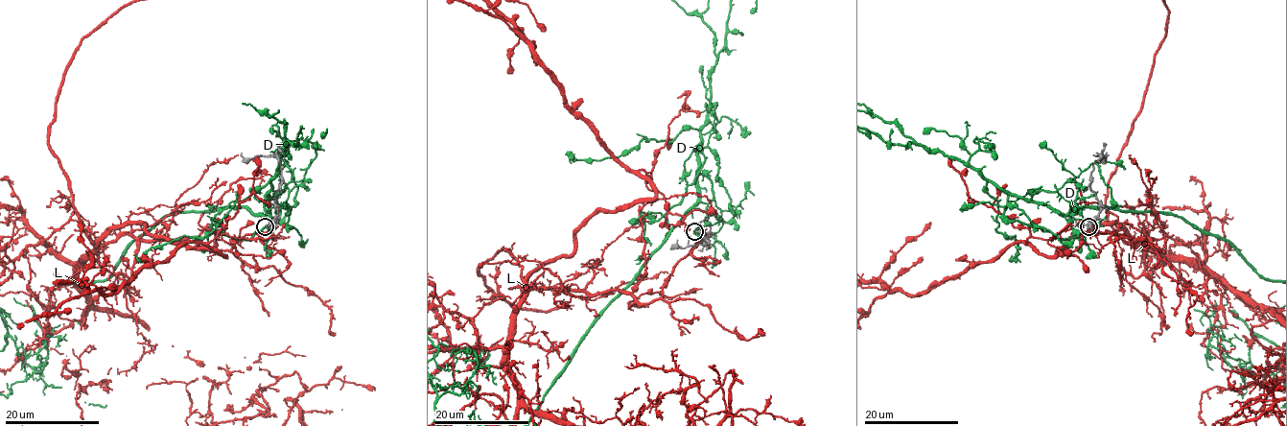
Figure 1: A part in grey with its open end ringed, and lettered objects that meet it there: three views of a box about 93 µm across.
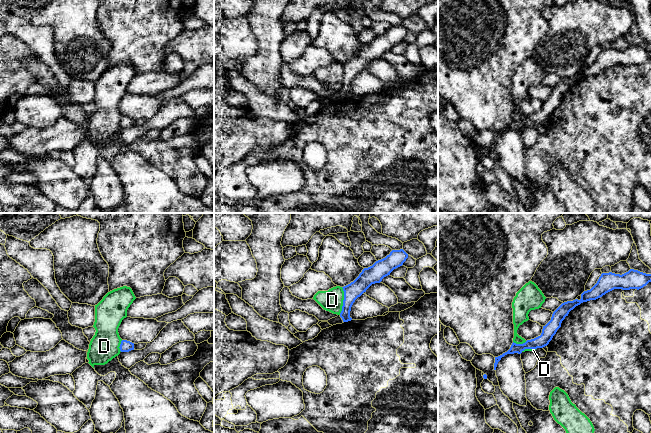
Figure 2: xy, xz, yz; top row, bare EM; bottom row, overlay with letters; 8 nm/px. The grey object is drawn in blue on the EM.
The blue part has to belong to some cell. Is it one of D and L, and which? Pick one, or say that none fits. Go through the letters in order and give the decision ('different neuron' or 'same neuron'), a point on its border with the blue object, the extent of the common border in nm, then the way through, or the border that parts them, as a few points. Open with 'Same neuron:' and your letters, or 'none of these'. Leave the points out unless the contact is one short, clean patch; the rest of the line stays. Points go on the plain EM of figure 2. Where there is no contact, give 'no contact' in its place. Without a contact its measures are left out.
Same neuron: none of these
D: different neuron; meets blue in xz at (343, 77); contact 220 nm long; border along xz (342, 63), (343, 81), (339, 90)
L: different neuron; no contact

